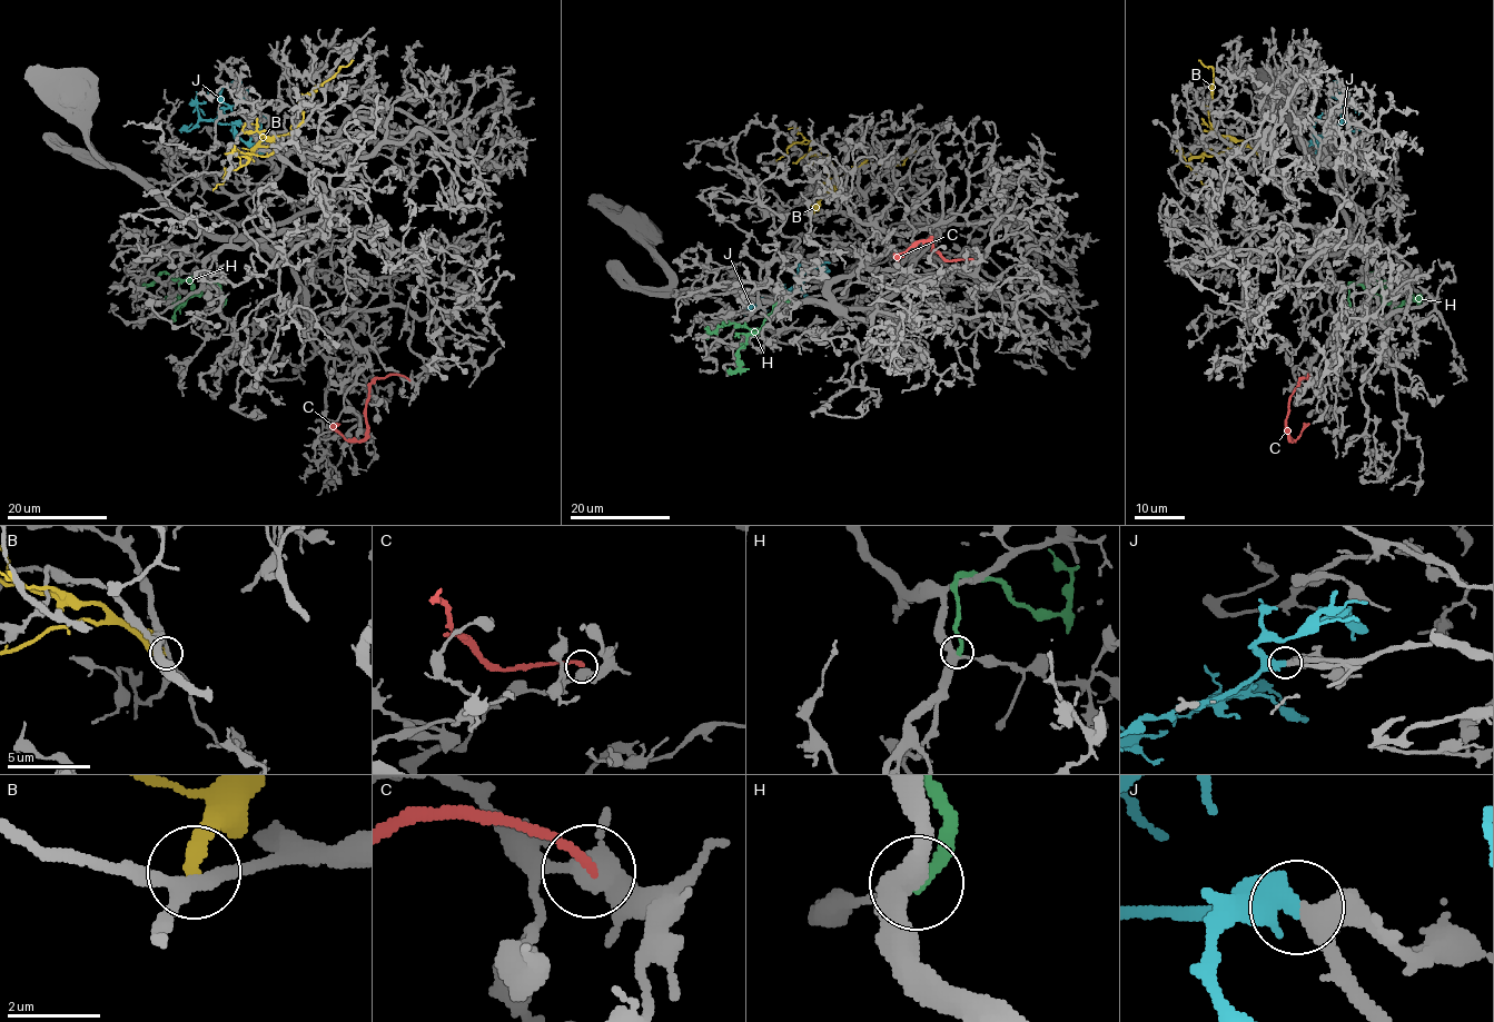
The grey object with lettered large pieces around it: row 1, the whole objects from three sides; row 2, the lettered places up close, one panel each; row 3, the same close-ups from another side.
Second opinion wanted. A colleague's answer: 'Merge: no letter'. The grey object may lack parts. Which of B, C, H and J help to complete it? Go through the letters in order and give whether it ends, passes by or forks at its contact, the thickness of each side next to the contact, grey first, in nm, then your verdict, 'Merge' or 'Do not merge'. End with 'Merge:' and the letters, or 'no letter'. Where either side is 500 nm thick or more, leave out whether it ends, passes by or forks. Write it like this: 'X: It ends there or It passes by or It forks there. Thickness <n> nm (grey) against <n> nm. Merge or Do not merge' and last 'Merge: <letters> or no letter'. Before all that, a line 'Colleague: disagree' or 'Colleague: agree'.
Colleague: disagree
B: It ends there. Thickness 300 nm (grey) against 360 nm. Do not merge
C: It ends there. Thickness 400 nm (grey) against 180 nm. Do not merge
H: It ends there. Thickness 400 nm (grey) against 240 nm. Do not merge
J: Thickness 400 nm (grey) against 550 nm. Merge
Merge: J

